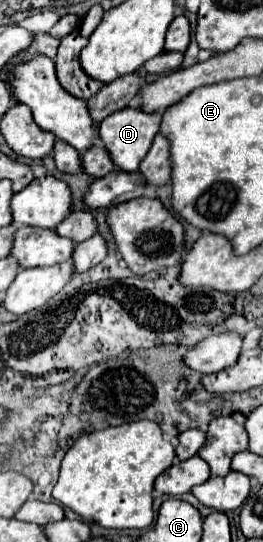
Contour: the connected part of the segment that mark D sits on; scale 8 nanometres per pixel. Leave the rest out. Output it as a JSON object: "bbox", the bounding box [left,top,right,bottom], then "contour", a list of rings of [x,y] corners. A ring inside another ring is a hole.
{"bbox":[100,107,162,171],"contour":[[[126,107],[118,113],[108,115],[100,123],[100,139],[104,141],[106,149],[110,151],[112,161],[122,169],[122,171],[138,171],[138,163],[146,157],[154,135],[158,133],[158,127],[162,123],[162,113],[146,113],[140,107]]]}

